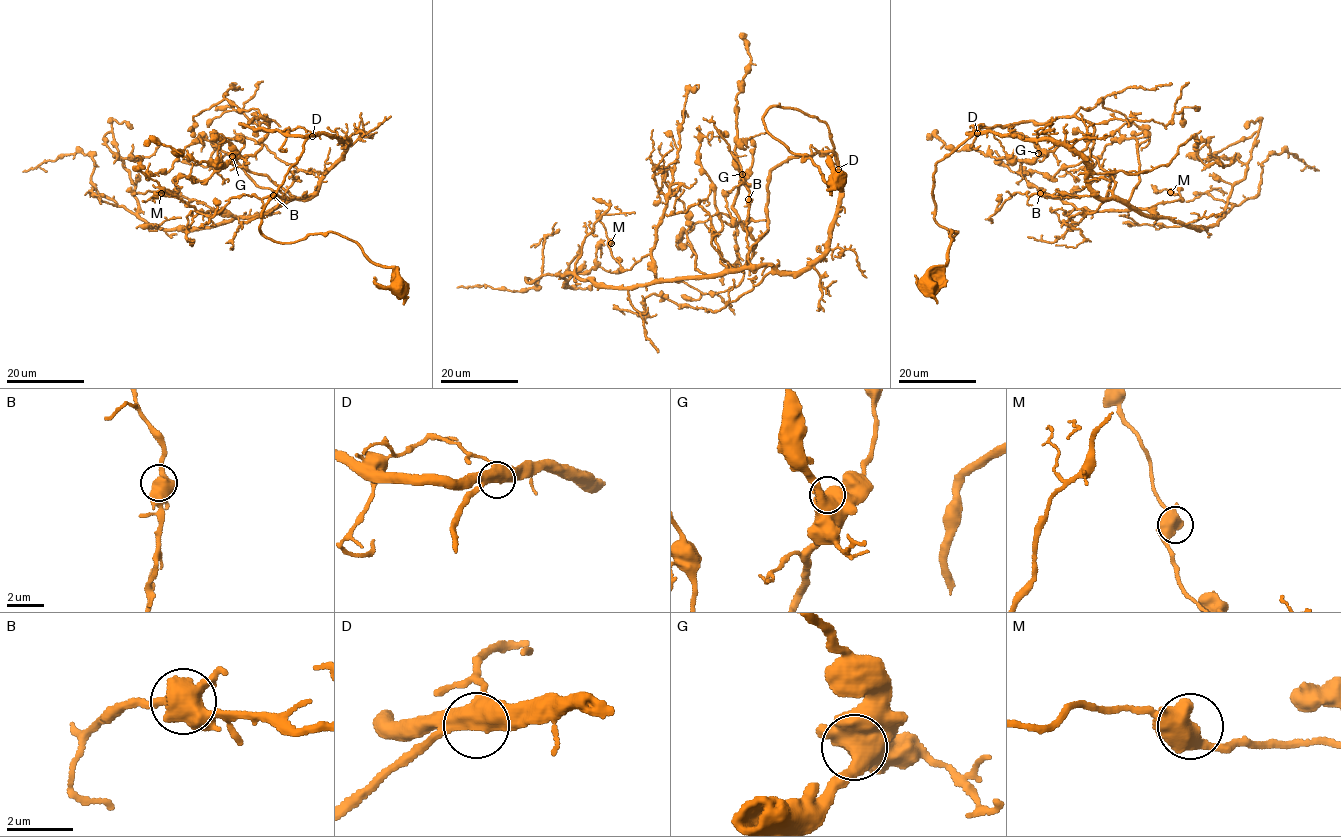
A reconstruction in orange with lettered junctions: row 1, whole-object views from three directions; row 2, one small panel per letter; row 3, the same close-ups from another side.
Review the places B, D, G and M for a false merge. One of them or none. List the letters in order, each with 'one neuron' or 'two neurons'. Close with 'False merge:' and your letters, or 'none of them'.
B: one neuron
D: one neuron
G: one neuron
M: one neuron
False merge: none of them

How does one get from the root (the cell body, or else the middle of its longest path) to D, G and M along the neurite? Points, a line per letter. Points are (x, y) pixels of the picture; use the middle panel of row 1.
D: (837, 179), (836, 188), (828, 185), (808, 156), (772, 138), (764, 112), (790, 107), (822, 120), (838, 169)
G: (837, 179), (767, 131), (781, 106), (825, 123), (835, 158), (773, 167), (757, 239), (732, 207), (742, 174)
M: (837, 179), (772, 138), (773, 106), (829, 129), (826, 251), (658, 280), (611, 243)

